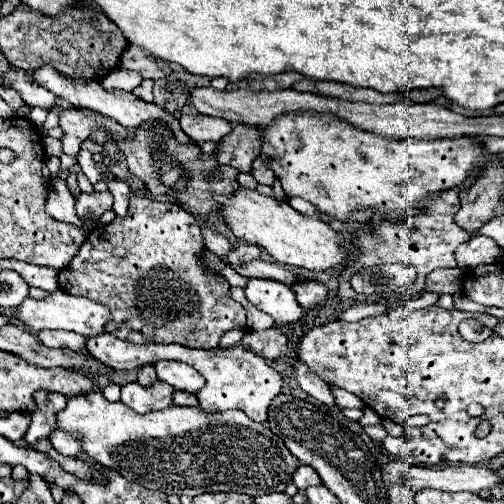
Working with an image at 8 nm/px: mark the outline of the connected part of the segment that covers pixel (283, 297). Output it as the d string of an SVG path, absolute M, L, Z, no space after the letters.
M253 278L245 286L245 296L259 310L273 316L277 326L291 326L303 318L303 310L295 300L295 292L281 282Z

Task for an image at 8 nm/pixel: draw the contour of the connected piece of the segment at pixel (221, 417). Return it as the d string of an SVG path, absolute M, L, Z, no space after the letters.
M87 392L69 398L67 408L57 414L57 426L61 430L83 436L83 452L95 458L99 464L117 470L121 476L145 488L163 494L187 494L199 496L205 492L241 492L249 496L285 492L291 484L299 460L287 452L287 446L265 424L251 420L241 410L205 412L201 408L171 406L149 414L137 414L121 402L109 402L101 392Z

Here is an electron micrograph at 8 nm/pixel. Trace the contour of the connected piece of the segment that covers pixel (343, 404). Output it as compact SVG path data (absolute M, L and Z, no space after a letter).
M331 388L333 394L335 394L335 400L337 400L337 406L339 408L363 408L363 400L359 400L359 396L351 394L351 392L345 392L345 390L339 390L339 388Z

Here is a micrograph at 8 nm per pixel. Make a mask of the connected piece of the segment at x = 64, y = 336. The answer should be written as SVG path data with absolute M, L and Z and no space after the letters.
M51 330L51 332L39 332L39 340L49 348L71 348L71 350L83 350L85 338L75 332L65 330Z

